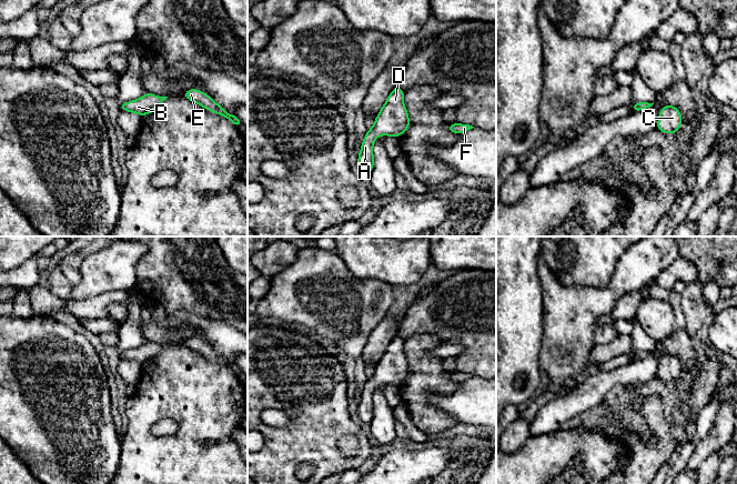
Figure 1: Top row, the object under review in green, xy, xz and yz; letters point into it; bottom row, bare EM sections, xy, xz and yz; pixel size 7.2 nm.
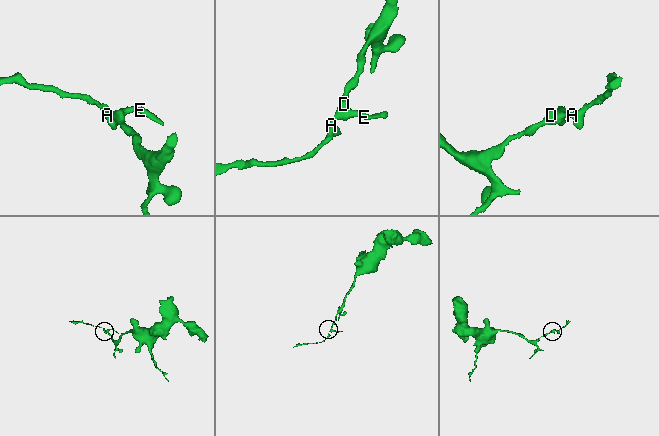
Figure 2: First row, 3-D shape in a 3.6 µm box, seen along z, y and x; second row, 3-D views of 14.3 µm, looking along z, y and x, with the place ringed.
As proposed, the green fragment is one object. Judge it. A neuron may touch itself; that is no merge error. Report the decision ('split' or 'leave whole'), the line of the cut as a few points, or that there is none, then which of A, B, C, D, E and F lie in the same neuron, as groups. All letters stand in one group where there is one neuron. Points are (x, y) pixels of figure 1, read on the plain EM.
leave whole; cut none; groups A B C D E F

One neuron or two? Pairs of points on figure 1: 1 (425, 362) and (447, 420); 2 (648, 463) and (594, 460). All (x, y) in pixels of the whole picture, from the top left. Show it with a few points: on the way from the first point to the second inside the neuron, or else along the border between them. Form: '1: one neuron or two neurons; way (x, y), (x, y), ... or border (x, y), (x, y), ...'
1: one neuron; way (423, 379), (421, 381), (421, 404), (431, 414)
2: two neurons; border (616, 437), (627, 454), (627, 463), (623, 472)

